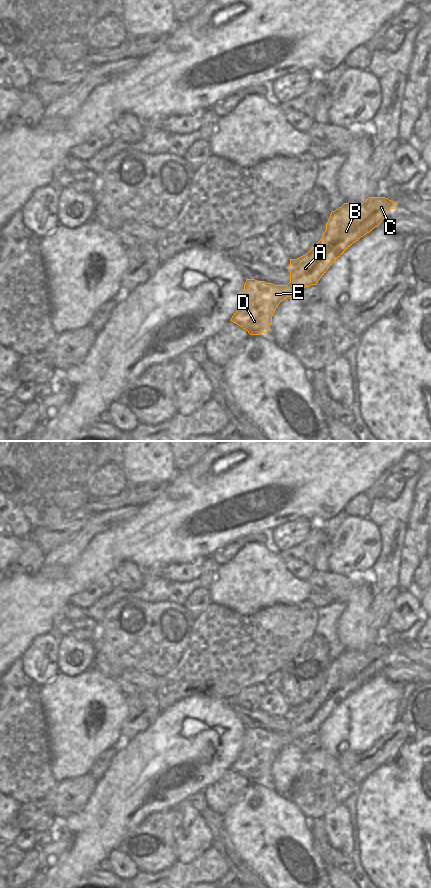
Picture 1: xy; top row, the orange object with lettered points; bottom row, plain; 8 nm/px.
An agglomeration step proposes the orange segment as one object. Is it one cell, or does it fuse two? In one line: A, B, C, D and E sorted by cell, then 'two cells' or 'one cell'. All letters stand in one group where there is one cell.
A B C D E | one cell

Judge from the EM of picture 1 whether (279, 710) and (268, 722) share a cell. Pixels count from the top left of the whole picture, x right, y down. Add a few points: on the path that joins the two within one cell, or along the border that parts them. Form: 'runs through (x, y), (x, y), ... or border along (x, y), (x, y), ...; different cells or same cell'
border along (259, 709), (273, 716), (287, 717); different cells

